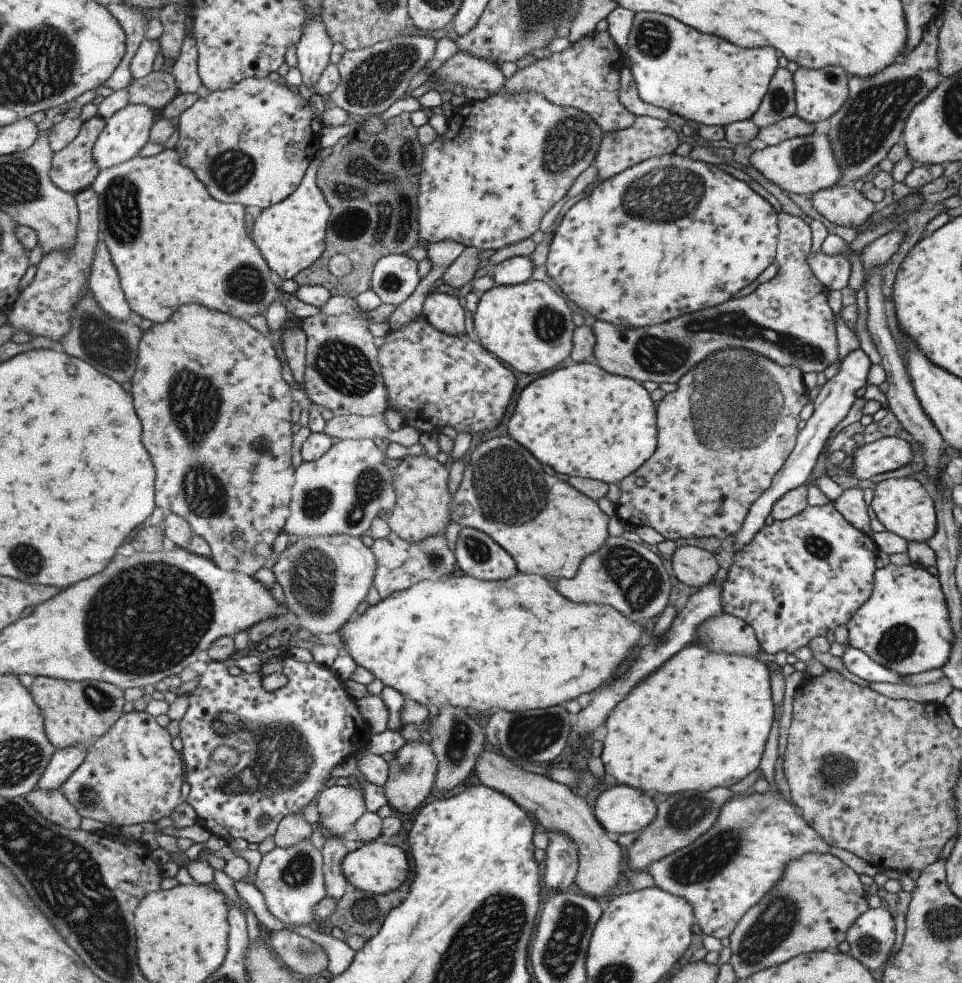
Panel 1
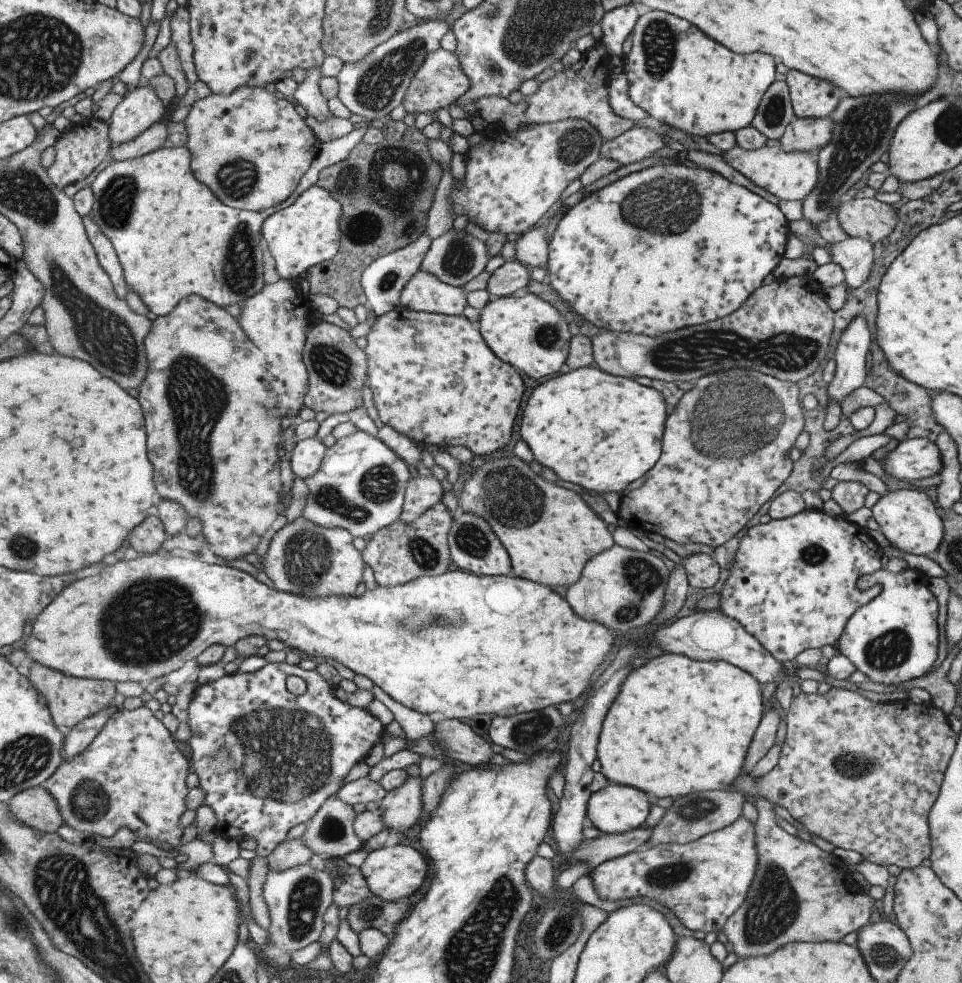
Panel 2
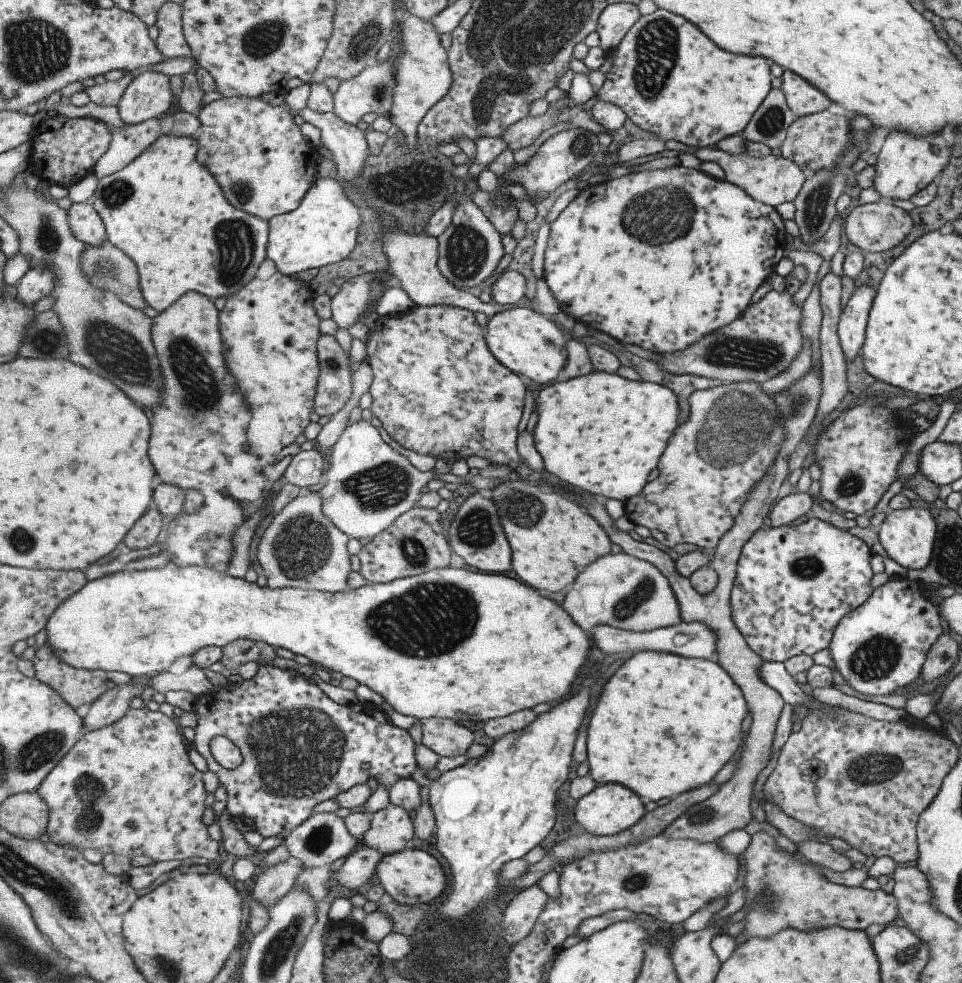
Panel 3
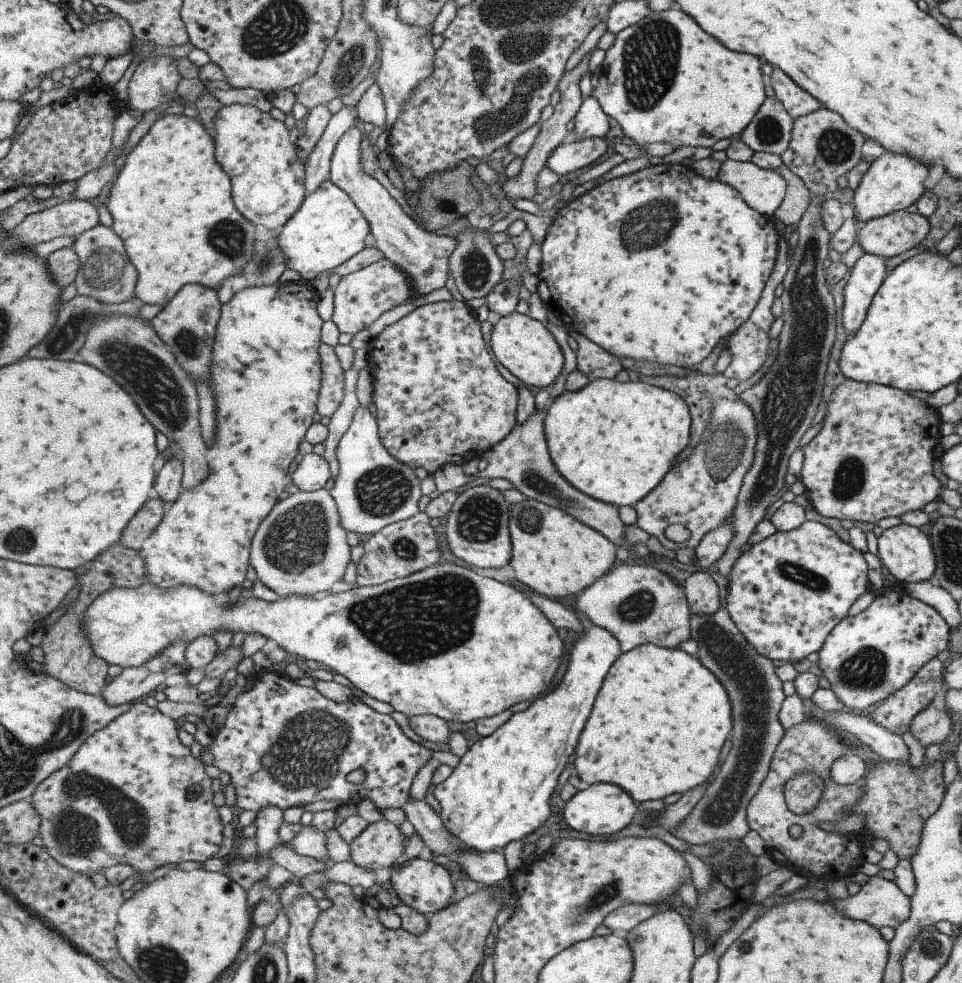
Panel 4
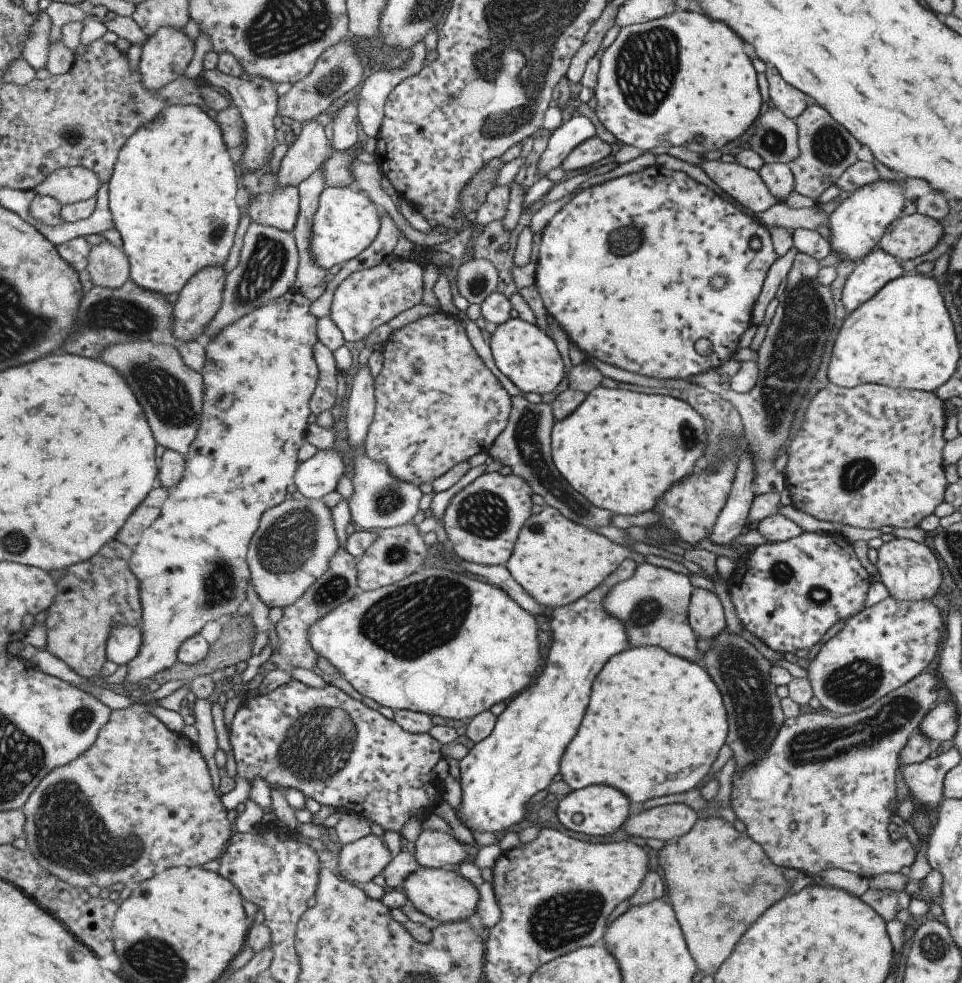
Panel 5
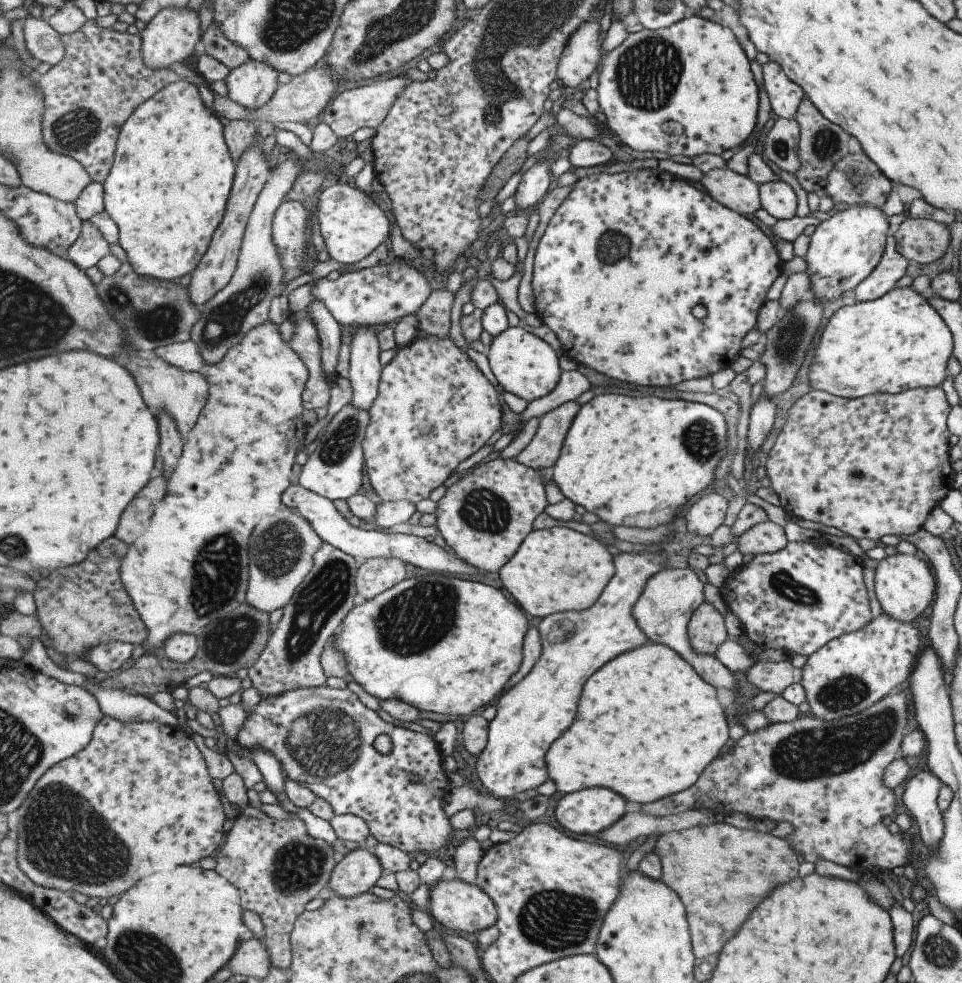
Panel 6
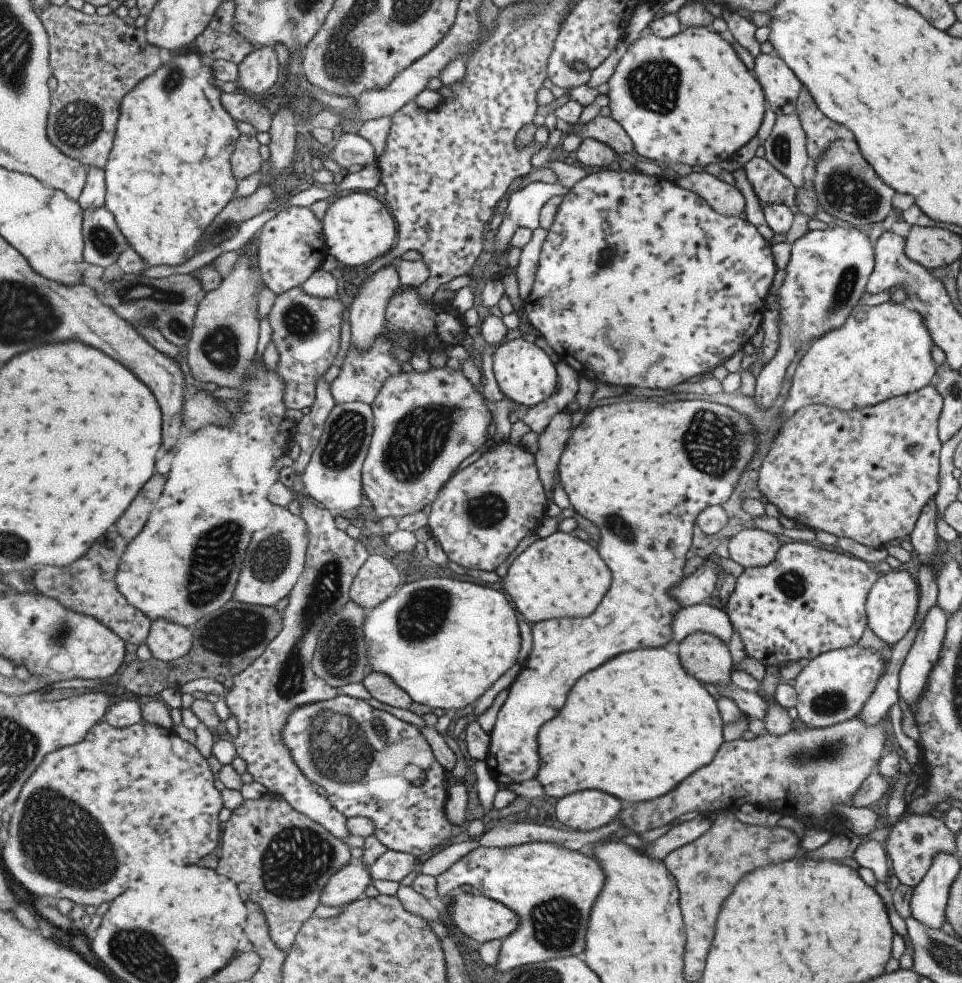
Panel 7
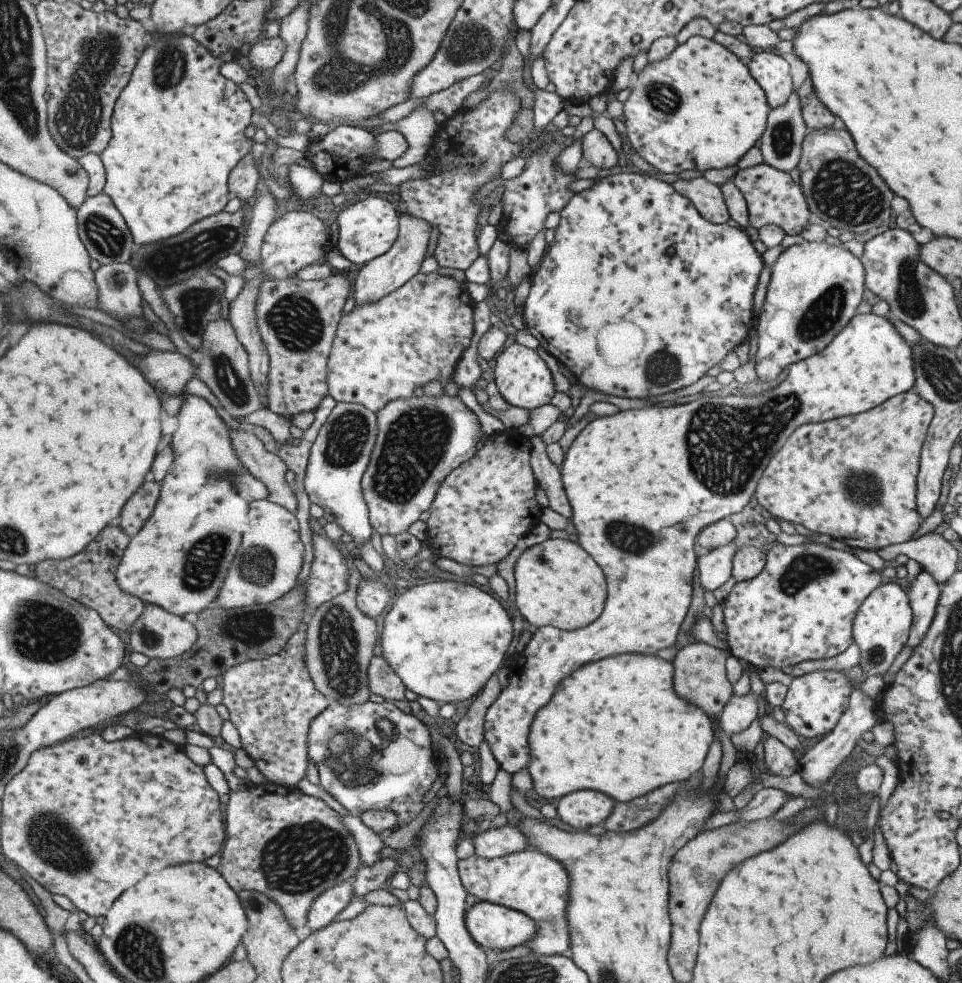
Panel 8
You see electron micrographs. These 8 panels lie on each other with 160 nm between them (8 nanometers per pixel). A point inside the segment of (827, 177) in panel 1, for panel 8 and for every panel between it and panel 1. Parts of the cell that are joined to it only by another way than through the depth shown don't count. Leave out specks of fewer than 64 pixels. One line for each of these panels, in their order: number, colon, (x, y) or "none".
2: (787, 175)
3: (770, 180)
4: (763, 190)
5: (744, 186)
6: (738, 193)
7: (724, 199)
8: (707, 198)

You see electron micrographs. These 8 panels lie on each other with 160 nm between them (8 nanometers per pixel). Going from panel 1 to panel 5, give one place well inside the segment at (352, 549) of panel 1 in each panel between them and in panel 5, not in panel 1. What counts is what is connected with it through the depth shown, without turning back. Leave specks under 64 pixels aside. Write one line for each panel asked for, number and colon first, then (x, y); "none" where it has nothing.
2: (303, 558)
3: (301, 548)
4: (299, 548)
5: (293, 542)

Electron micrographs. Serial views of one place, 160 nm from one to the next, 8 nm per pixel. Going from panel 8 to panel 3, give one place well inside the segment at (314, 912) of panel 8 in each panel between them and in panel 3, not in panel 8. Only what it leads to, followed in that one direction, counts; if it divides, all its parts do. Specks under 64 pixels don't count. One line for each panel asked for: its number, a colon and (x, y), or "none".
3: (390, 829)
4: (379, 845)
5: (360, 861)
6: (355, 872)
7: (347, 884)

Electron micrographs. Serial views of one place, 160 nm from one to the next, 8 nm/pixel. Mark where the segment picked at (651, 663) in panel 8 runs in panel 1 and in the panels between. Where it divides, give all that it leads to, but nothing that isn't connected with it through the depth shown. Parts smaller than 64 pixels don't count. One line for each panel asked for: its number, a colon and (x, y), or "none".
1: (700, 721)
2: (708, 710)
3: (664, 724)
4: (655, 728)
5: (654, 723)
6: (646, 725)
7: (635, 727)

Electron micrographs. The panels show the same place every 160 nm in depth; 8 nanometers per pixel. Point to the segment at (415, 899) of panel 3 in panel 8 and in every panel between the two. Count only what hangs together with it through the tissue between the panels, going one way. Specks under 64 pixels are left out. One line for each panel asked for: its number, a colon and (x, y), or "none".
4: (423, 885)
5: (443, 894)
6: (456, 906)
7: (476, 916)
8: (493, 926)

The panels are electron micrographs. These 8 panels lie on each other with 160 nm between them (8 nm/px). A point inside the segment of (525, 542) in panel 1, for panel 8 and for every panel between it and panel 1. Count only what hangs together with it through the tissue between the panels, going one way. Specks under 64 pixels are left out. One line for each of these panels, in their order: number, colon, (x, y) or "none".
2: (549, 532)
3: (551, 539)
4: (552, 554)
5: (555, 561)
6: (554, 570)
7: (560, 576)
8: (556, 584)

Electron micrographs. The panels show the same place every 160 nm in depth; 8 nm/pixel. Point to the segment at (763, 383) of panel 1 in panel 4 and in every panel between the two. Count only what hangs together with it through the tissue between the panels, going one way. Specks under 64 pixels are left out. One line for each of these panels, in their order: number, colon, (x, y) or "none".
2: (723, 453)
3: (731, 435)
4: (700, 492)

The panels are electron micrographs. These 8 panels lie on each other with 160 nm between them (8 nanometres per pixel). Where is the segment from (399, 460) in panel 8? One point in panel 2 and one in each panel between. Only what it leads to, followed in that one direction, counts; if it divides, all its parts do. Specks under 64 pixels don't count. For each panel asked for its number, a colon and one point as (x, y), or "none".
2: (433, 379)
3: (436, 389)
4: (438, 398)
5: (436, 404)
6: (433, 408)
7: (423, 425)

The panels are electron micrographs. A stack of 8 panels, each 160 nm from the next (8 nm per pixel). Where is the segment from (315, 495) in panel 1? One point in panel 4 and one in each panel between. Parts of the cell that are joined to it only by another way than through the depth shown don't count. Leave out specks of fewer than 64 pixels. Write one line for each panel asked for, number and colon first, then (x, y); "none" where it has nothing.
2: (359, 486)
3: (366, 484)
4: (372, 489)

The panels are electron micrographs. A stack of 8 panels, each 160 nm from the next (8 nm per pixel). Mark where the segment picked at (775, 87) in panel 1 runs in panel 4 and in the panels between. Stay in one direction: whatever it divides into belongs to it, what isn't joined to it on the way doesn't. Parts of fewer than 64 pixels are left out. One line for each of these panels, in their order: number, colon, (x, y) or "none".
2: (774, 112)
3: (768, 124)
4: (769, 130)

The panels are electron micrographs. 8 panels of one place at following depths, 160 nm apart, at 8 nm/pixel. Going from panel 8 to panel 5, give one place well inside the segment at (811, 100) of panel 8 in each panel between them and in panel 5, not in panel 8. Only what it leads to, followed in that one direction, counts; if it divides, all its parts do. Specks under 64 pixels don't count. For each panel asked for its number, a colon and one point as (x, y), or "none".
5: (825, 150)
6: (821, 144)
7: (819, 130)

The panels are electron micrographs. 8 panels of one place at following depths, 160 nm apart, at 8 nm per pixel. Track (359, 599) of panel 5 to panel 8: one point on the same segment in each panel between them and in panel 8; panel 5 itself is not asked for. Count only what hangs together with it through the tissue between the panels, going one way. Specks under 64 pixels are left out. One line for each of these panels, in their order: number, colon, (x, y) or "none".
6: (439, 643)
7: (443, 642)
8: (444, 639)

